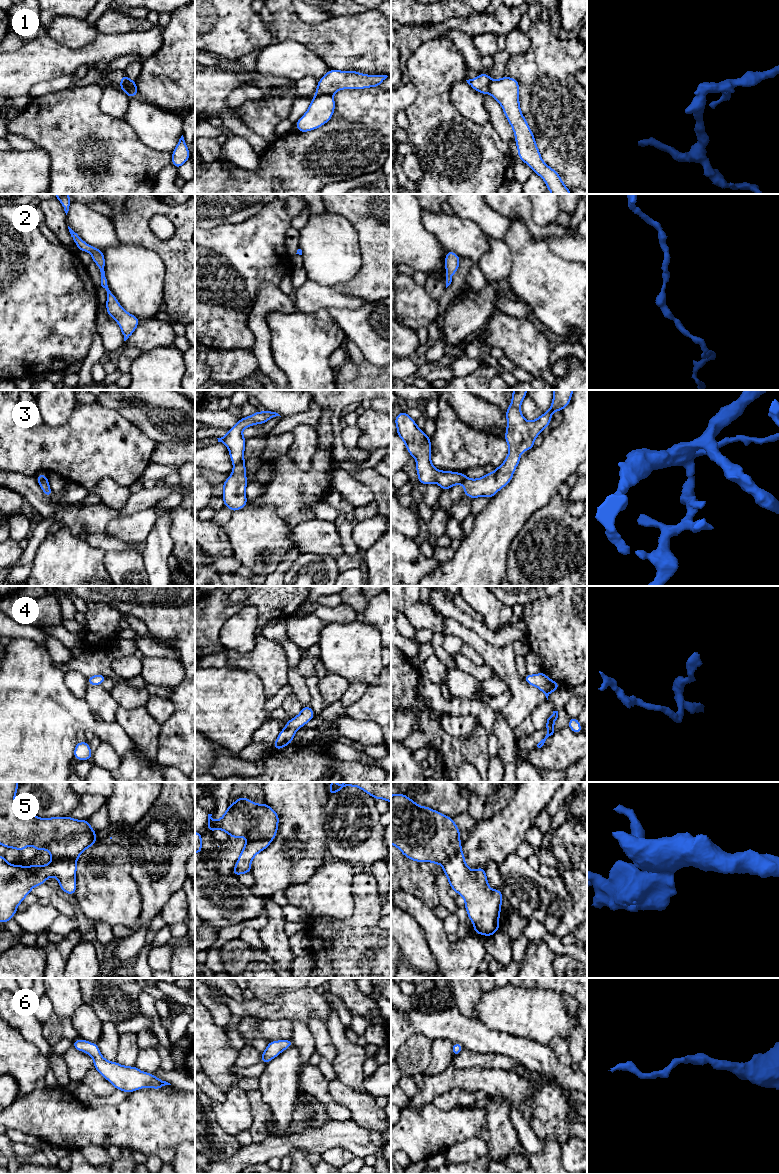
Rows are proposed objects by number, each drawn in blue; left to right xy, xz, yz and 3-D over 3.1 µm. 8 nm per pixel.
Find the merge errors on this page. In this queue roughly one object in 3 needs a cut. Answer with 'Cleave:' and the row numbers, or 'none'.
Cleave: 1, 3, 5

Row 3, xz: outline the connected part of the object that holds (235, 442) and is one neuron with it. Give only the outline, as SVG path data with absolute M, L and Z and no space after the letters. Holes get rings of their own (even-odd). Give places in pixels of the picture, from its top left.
M270 410L264 412L257 411L246 418L241 417L238 423L230 428L224 437L217 438L218 442L224 443L228 448L233 465L242 464L245 461L244 449L246 438L242 435L243 429L249 426L254 426L255 424L264 424L276 416L280 415Z

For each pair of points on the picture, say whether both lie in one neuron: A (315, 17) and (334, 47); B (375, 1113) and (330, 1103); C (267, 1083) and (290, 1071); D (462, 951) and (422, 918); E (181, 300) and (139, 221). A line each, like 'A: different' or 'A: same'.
A: different
B: different
C: same
D: same
E: same

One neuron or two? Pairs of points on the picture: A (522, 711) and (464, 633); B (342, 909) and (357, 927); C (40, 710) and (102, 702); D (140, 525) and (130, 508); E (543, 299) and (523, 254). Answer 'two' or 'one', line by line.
A: one
B: two
C: two
D: two
E: one

